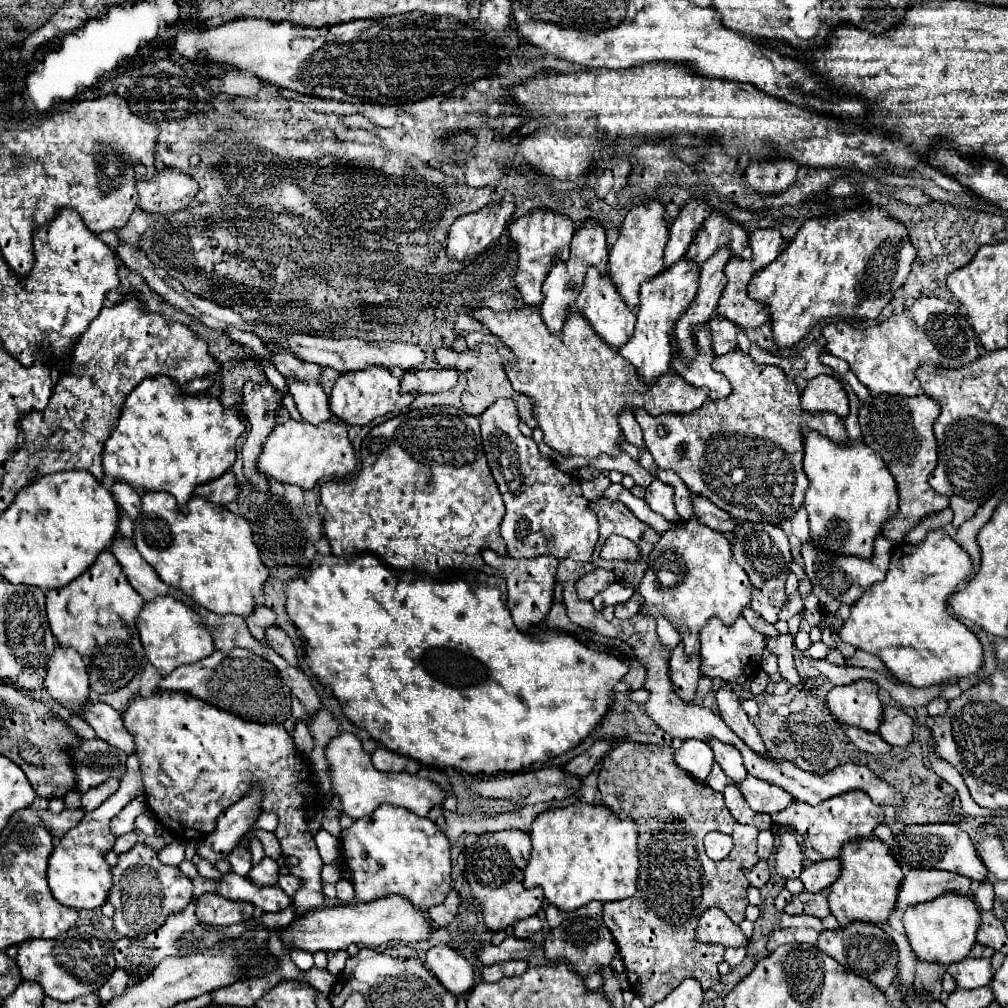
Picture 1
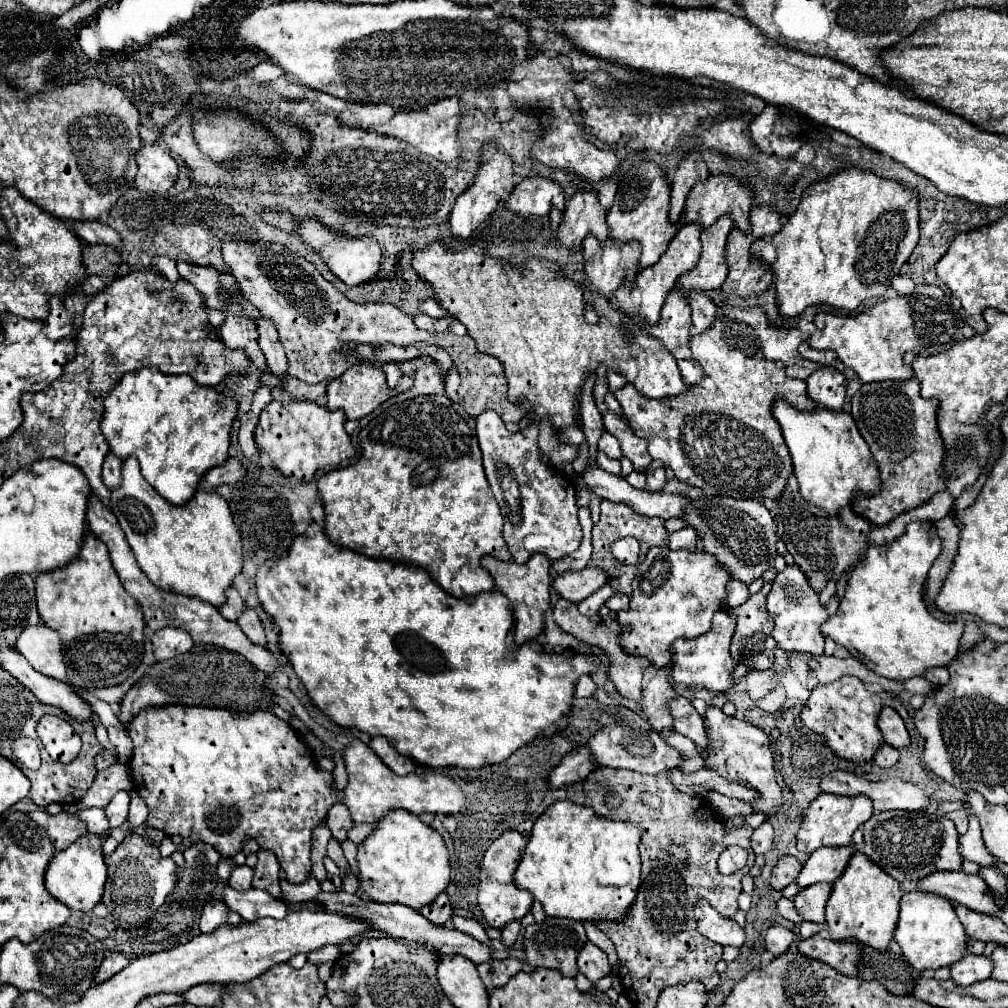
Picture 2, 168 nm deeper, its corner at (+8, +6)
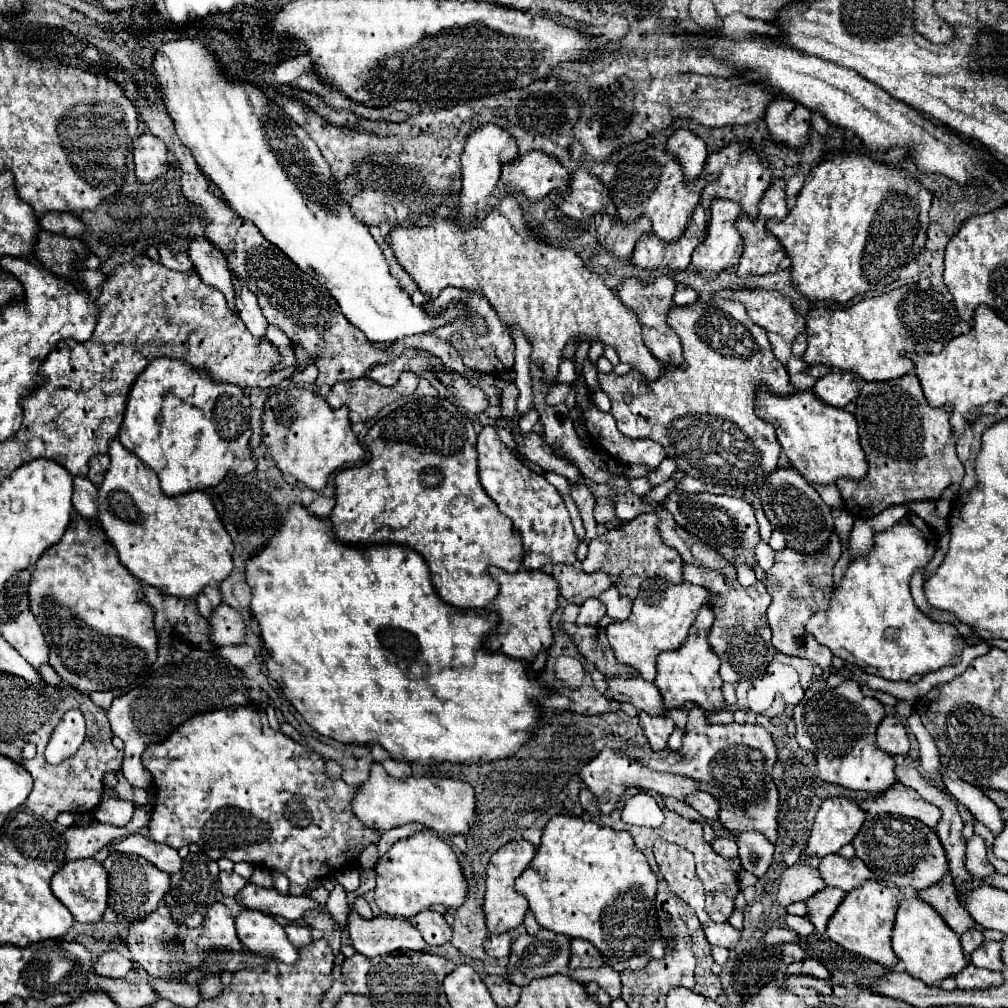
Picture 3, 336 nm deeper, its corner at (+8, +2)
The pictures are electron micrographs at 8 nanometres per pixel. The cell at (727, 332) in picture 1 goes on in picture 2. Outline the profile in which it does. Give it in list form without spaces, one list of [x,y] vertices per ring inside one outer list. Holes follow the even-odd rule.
[[[699,292],[699,294],[687,294],[687,298],[689,298],[689,306],[691,306],[693,332],[701,334],[715,320],[715,306],[713,306],[711,298],[707,298],[703,292]]]

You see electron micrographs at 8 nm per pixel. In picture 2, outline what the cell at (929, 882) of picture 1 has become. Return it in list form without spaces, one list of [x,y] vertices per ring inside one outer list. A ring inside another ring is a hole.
[[[935,872],[917,882],[917,890],[937,894],[949,898],[955,904],[963,904],[969,910],[977,910],[979,914],[999,914],[999,906],[993,898],[991,888],[979,874],[965,872]]]

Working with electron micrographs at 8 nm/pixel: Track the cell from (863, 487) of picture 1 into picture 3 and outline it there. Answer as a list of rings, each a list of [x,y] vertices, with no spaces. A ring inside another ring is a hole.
[[[761,390],[757,392],[755,412],[761,420],[771,422],[775,426],[777,438],[791,466],[809,484],[829,486],[829,484],[835,484],[839,478],[849,478],[859,482],[867,476],[869,464],[859,444],[857,422],[853,414],[849,414],[847,410],[823,404],[819,398],[813,396],[811,390],[797,392],[789,398],[775,396],[769,390]]]

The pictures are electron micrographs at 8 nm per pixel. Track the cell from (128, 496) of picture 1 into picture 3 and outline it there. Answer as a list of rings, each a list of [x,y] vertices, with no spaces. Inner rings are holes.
[[[97,454],[95,458],[91,458],[91,466],[89,466],[87,478],[89,478],[95,486],[99,486],[99,484],[103,482],[103,476],[105,476],[105,472],[107,472],[107,468],[109,468],[109,462],[111,462],[111,458],[109,458],[107,454]]]

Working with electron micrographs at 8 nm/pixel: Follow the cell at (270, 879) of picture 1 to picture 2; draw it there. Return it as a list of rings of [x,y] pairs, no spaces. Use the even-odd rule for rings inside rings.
[[[237,866],[233,870],[233,874],[229,876],[227,884],[235,890],[249,890],[251,888],[251,880],[253,880],[253,870],[249,866]]]

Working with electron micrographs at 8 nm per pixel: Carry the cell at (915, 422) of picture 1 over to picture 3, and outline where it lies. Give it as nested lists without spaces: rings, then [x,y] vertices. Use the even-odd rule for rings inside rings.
[[[915,374],[901,376],[897,380],[887,382],[863,382],[857,396],[857,410],[855,418],[859,424],[859,438],[861,446],[867,454],[869,472],[863,482],[839,480],[837,488],[841,490],[845,508],[853,518],[871,518],[881,514],[885,508],[909,502],[923,502],[923,500],[939,500],[943,490],[951,484],[961,484],[963,480],[963,462],[957,458],[955,452],[955,438],[951,434],[949,418],[953,408],[941,406],[931,408],[923,396],[921,384]]]

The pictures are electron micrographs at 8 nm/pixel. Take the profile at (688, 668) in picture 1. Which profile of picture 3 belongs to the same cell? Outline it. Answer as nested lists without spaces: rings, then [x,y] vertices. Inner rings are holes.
[[[639,712],[639,722],[653,750],[667,748],[667,740],[675,730],[675,722],[671,718],[653,718],[645,712]]]

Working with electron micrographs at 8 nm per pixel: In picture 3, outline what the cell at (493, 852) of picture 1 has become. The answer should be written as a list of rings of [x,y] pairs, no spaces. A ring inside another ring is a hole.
[[[507,842],[503,844],[503,848],[499,852],[495,852],[495,856],[489,860],[487,864],[487,880],[485,880],[485,918],[487,918],[487,928],[491,934],[499,934],[499,932],[507,932],[511,928],[517,928],[519,924],[523,924],[525,912],[529,910],[529,902],[517,894],[515,890],[515,878],[521,876],[521,872],[529,866],[529,862],[535,856],[535,846],[531,842]]]

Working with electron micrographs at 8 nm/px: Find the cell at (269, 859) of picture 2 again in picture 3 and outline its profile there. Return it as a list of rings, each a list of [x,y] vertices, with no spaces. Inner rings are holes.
[[[247,884],[235,898],[241,906],[263,910],[271,916],[283,916],[287,920],[299,920],[313,910],[329,914],[325,904],[319,904],[309,896],[281,896],[275,888],[263,888],[257,884]]]

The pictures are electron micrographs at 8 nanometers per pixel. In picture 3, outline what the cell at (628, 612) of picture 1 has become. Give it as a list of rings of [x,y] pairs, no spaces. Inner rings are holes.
[[[611,586],[599,598],[607,606],[607,616],[611,616],[613,620],[625,620],[625,618],[629,618],[633,602],[627,596],[621,596],[615,586]]]

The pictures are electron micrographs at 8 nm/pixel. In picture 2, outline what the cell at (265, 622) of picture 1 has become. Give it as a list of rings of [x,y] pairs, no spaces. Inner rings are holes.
[[[231,586],[231,588],[227,590],[227,602],[225,602],[223,606],[219,606],[217,610],[219,610],[219,614],[223,614],[223,618],[227,618],[227,620],[237,620],[237,616],[239,616],[245,608],[247,608],[247,606],[245,606],[243,598],[241,598],[239,592]]]

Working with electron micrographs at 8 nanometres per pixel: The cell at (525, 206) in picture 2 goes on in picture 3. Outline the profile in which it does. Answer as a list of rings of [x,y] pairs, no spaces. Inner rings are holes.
[[[531,150],[531,154],[523,154],[519,160],[503,166],[501,182],[511,190],[521,192],[529,202],[539,202],[551,194],[551,190],[567,190],[569,174],[555,158]]]

